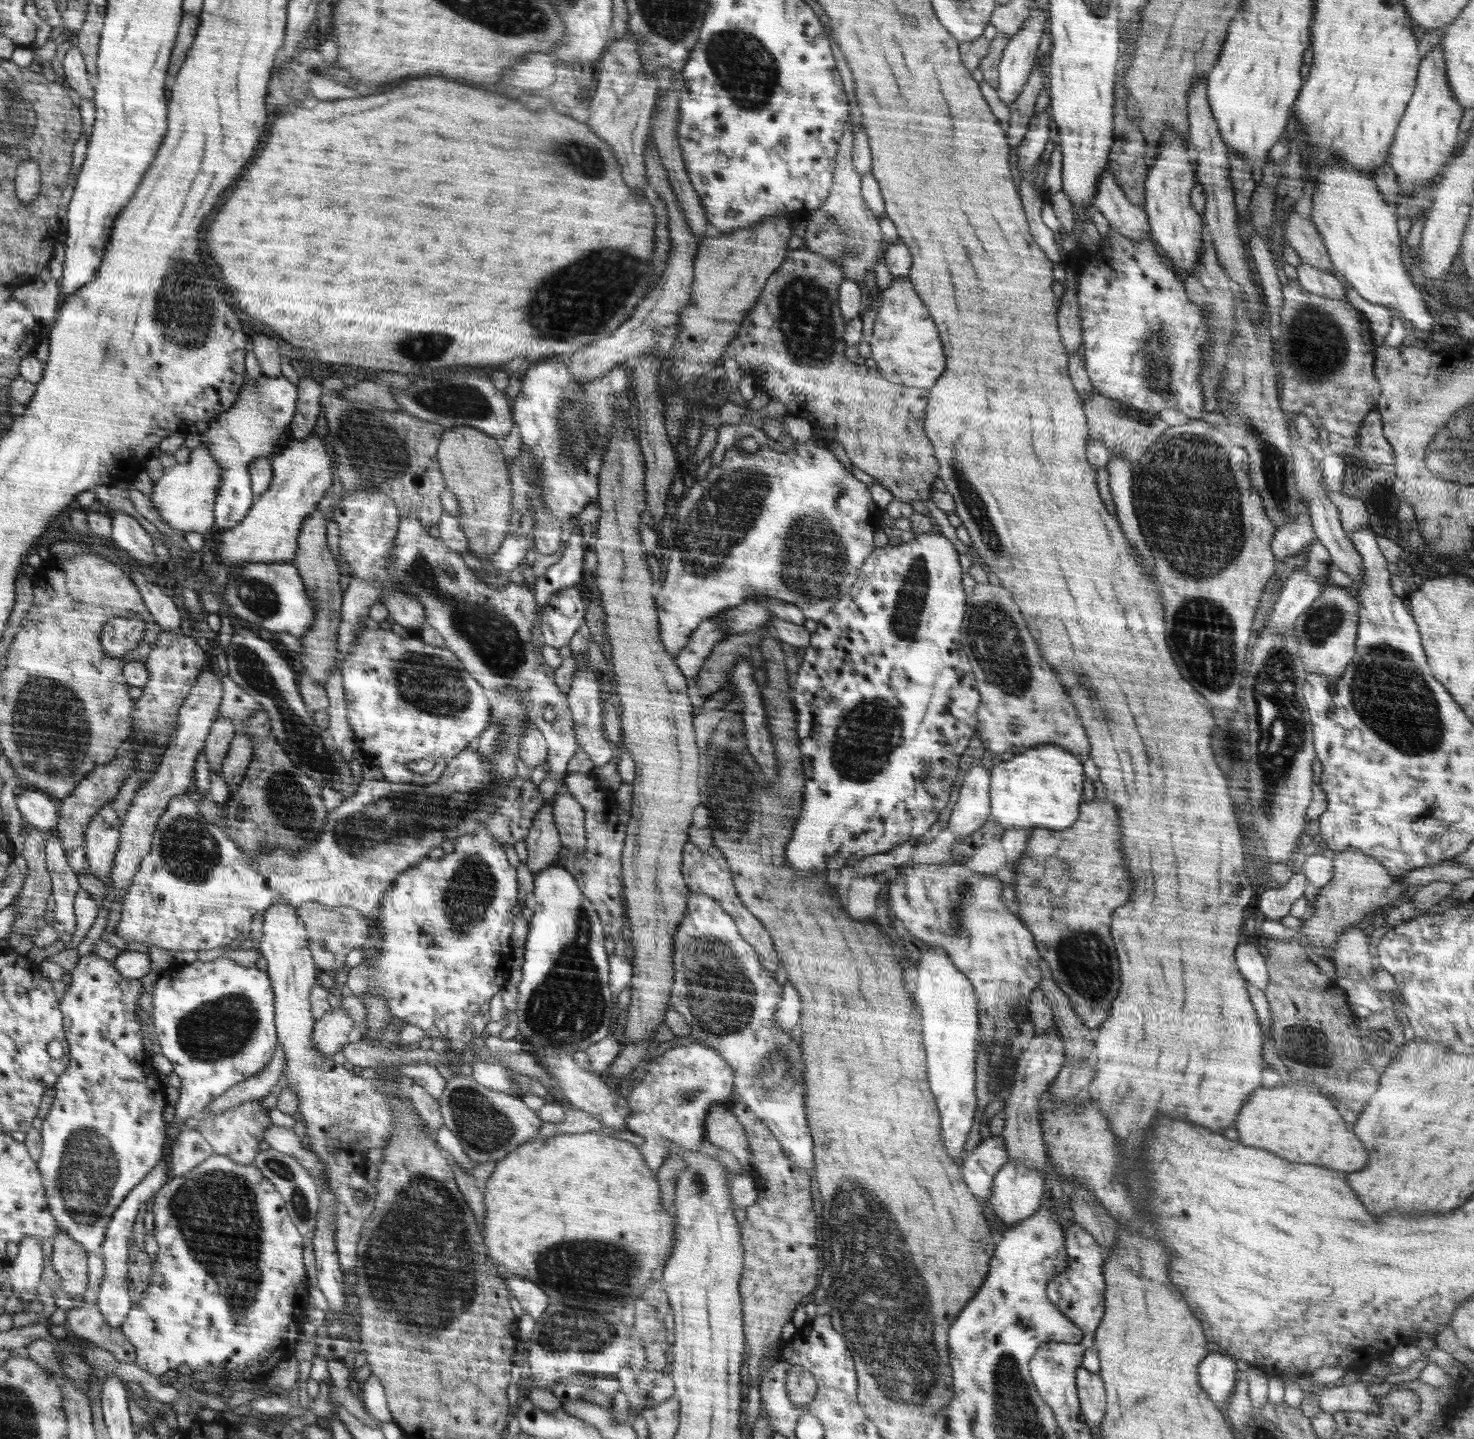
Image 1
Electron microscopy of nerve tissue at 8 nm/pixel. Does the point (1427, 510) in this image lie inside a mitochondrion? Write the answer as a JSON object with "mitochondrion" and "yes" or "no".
{"mitochondrion":"no"}

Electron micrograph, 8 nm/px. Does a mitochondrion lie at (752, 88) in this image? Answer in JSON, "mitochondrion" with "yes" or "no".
{"mitochondrion":"yes"}

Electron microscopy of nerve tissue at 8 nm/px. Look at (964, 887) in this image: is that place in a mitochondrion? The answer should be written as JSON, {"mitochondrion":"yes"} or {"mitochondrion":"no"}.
{"mitochondrion":"yes"}

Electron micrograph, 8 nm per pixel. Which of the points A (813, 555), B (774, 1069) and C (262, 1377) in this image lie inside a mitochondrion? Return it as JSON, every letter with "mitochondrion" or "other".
{"A":"mitochondrion","B":"mitochondrion","C":"other"}

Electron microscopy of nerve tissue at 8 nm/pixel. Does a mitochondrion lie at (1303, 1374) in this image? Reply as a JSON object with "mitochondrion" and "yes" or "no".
{"mitochondrion":"no"}

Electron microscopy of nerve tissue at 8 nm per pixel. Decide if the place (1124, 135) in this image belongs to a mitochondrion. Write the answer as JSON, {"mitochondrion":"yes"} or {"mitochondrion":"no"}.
{"mitochondrion":"yes"}

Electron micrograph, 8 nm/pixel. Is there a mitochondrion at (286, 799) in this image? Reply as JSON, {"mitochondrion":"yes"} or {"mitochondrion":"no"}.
{"mitochondrion":"yes"}

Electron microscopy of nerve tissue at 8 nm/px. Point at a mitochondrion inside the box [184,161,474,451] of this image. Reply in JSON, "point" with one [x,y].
{"point":[427,348]}

